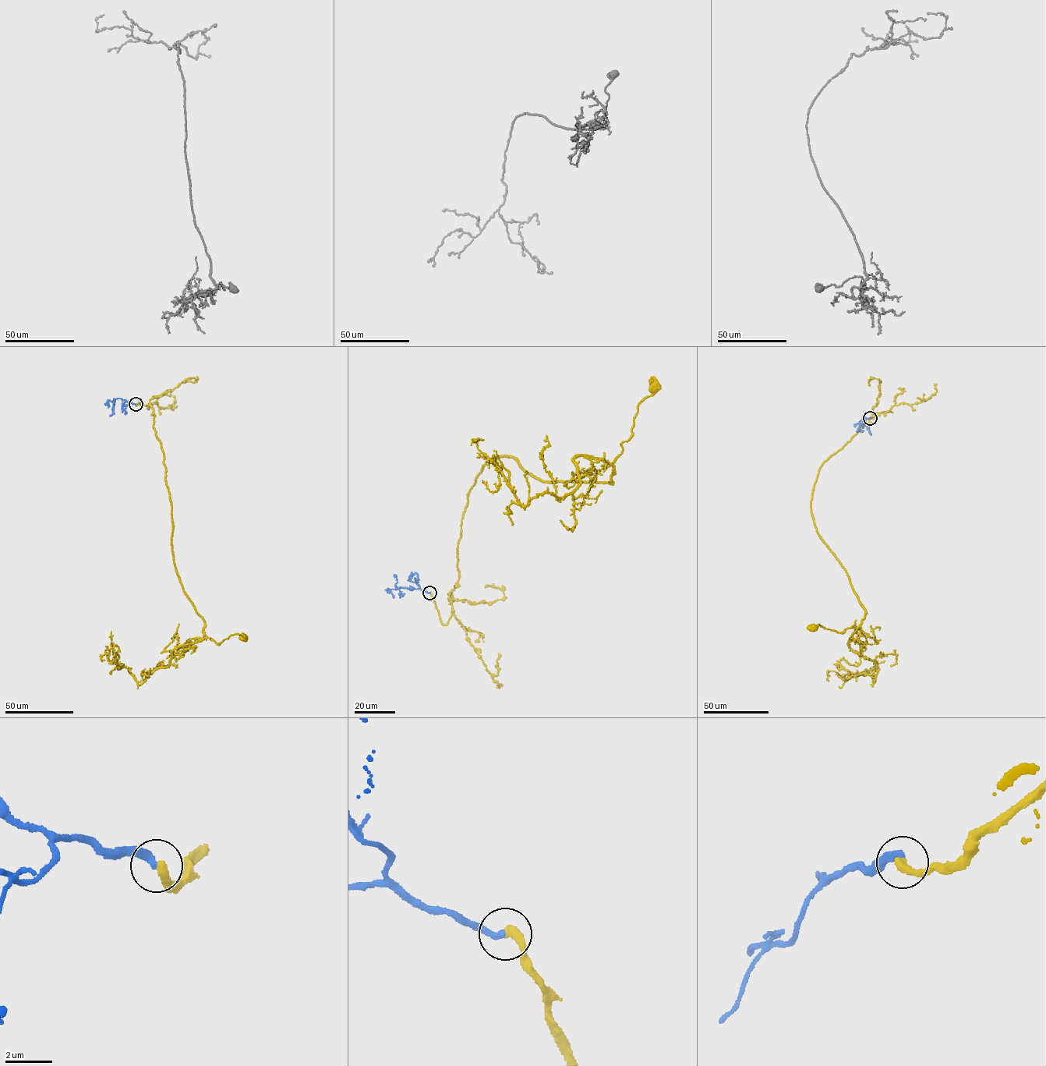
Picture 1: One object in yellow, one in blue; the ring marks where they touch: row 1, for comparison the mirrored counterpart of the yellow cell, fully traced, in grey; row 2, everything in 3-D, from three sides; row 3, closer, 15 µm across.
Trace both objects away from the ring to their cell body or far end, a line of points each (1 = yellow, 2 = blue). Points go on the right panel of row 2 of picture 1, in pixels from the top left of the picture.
1: (870, 418), (892, 412), (873, 414), (823, 463), (811, 504), (864, 615), (842, 633), (814, 628)
2: (870, 418), (862, 419), (871, 433)

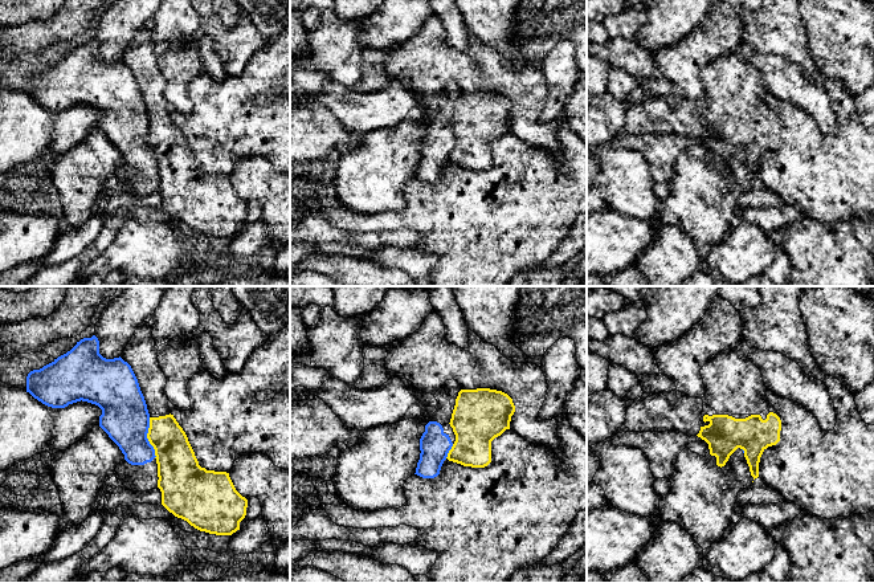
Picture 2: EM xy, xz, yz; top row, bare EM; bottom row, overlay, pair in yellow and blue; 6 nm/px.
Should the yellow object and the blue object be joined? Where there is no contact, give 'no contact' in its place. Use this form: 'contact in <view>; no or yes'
contact in xy; no

